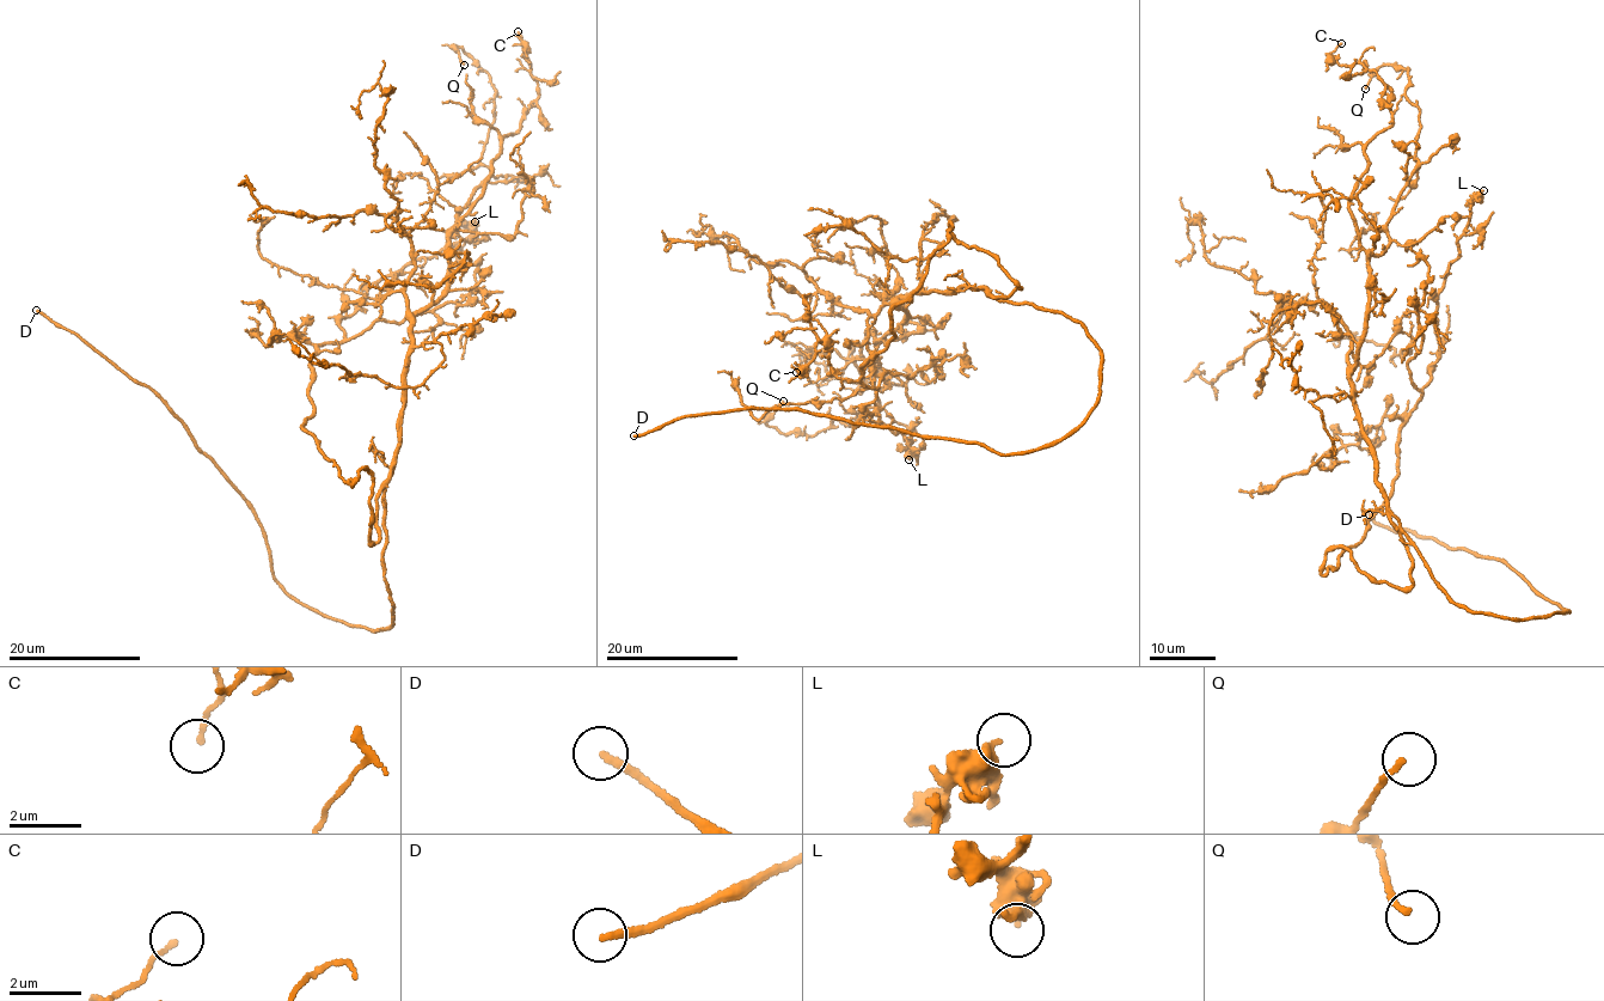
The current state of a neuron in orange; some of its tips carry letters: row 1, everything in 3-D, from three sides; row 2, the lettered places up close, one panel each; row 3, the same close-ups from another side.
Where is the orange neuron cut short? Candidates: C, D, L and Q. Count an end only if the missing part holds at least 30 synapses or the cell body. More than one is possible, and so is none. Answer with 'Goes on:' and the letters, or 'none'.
Goes on: D

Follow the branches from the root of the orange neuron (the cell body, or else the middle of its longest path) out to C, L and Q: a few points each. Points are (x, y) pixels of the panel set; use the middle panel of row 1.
C: (996, 298), (963, 286), (898, 300), (906, 319), (875, 342), (864, 333), (858, 391), (810, 358), (796, 372)
L: (996, 298), (1021, 287), (950, 223), (859, 367), (865, 416), (907, 437), (908, 459)
Q: (996, 298), (898, 300), (906, 319), (875, 343), (877, 406), (849, 426), (781, 432), (767, 422), (783, 401)

